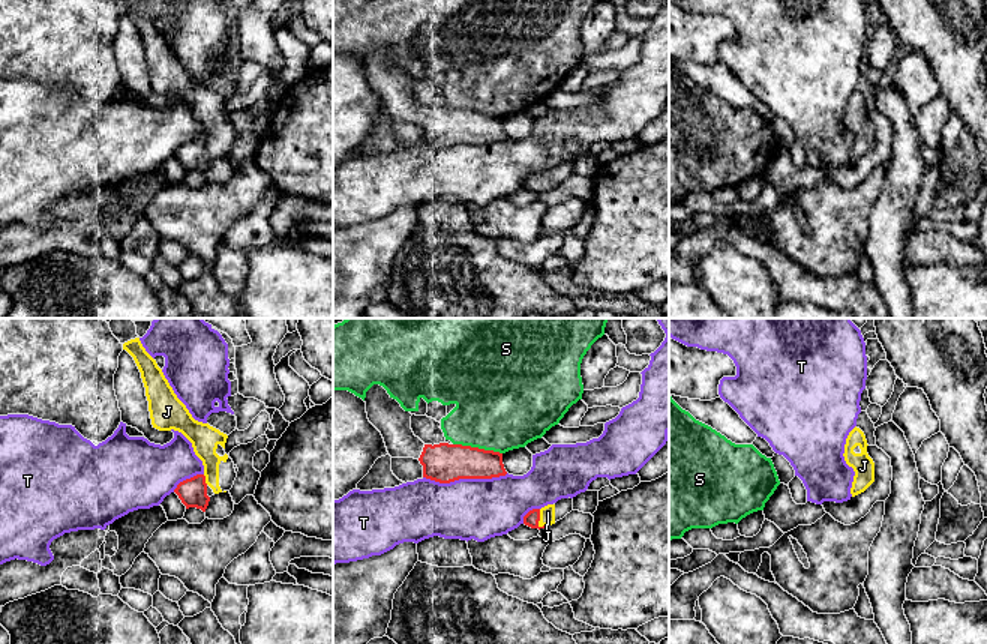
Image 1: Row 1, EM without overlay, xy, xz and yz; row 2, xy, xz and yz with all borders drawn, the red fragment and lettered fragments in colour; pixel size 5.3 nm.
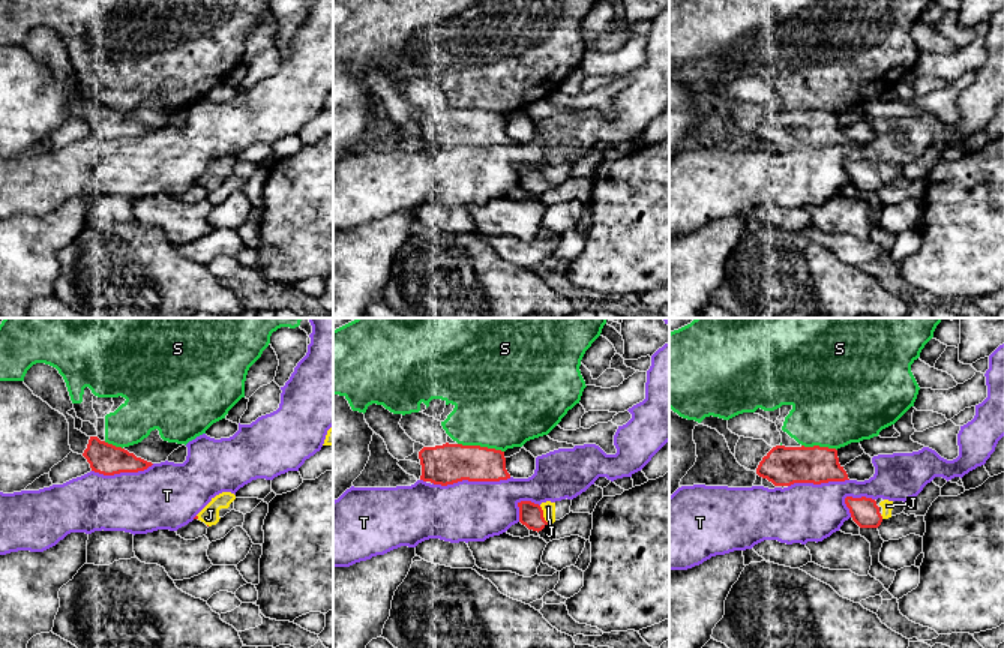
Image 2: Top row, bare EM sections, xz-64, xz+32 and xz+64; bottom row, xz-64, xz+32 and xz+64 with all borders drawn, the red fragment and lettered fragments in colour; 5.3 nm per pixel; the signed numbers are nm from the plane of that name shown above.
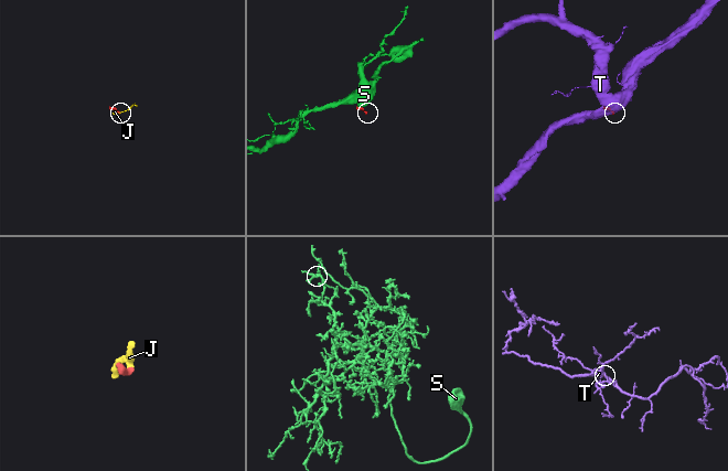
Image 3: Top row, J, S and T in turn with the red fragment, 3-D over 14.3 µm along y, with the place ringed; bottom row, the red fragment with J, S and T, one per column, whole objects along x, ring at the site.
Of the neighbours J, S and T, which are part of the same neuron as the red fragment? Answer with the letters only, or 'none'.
J

